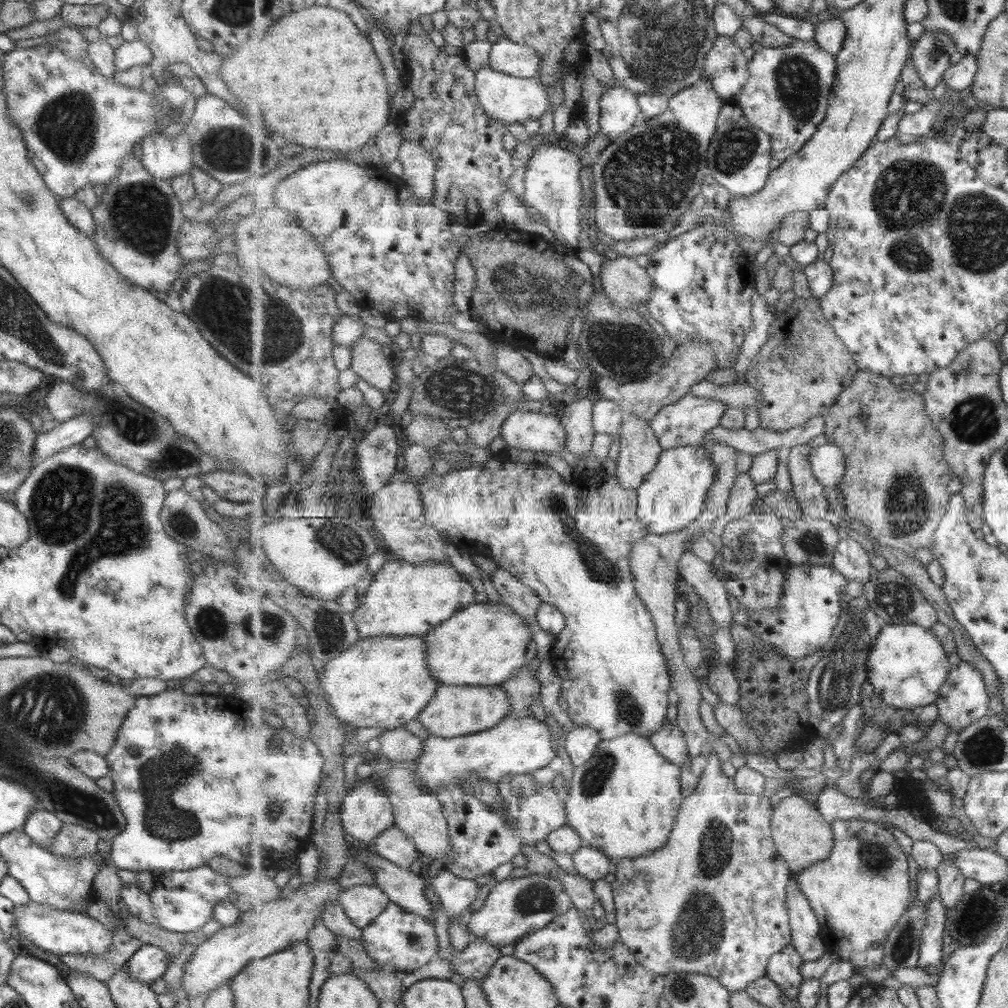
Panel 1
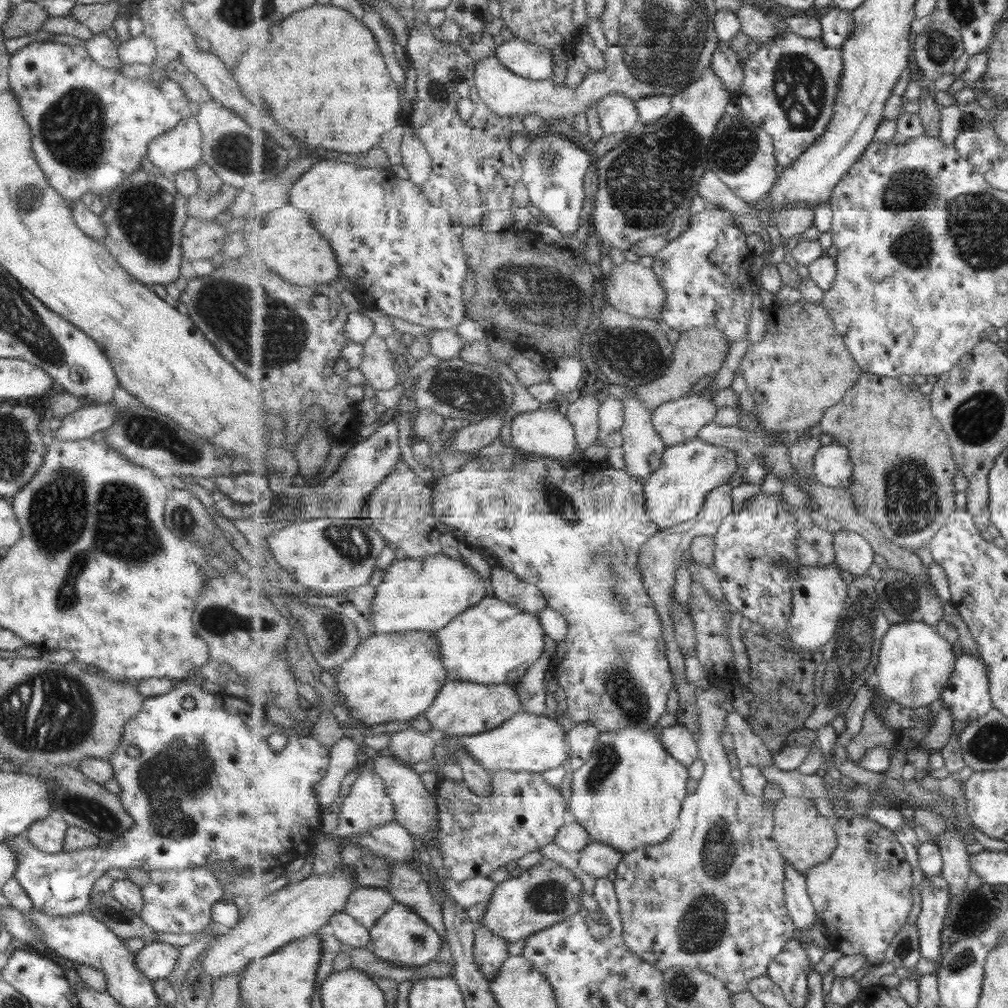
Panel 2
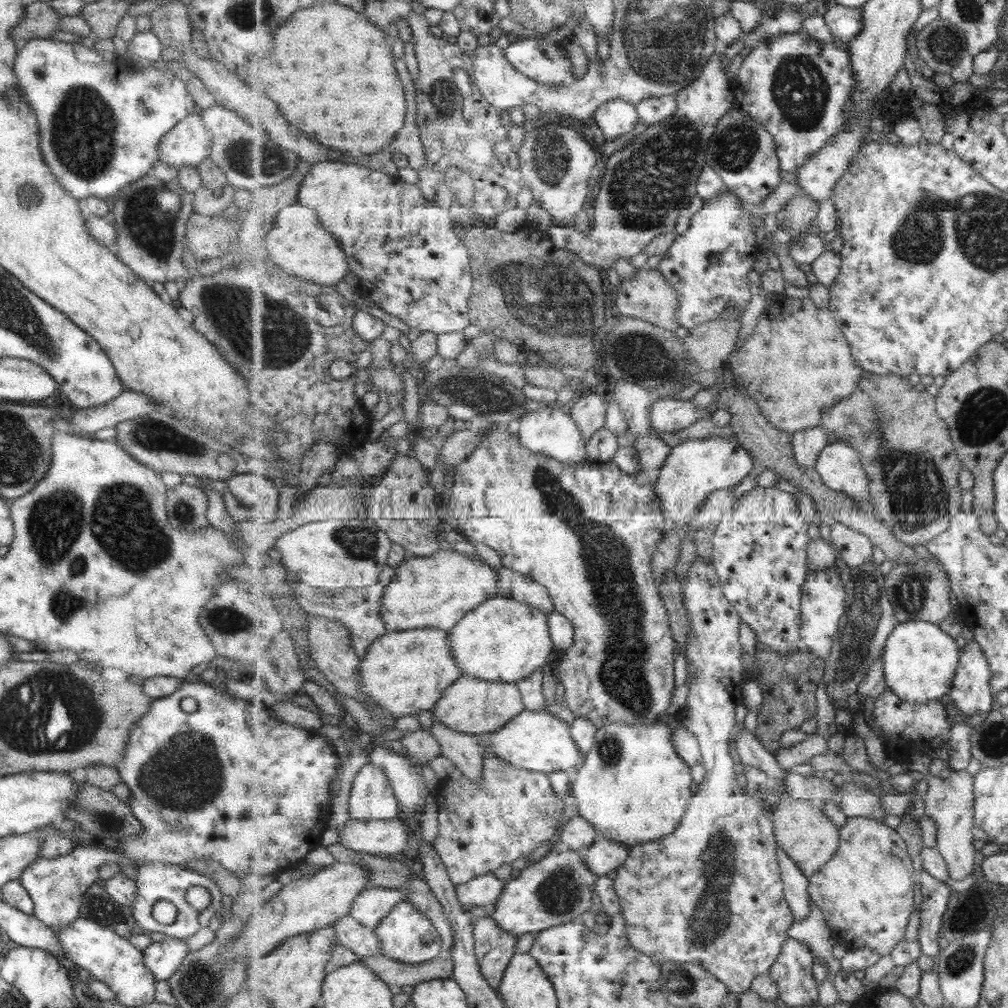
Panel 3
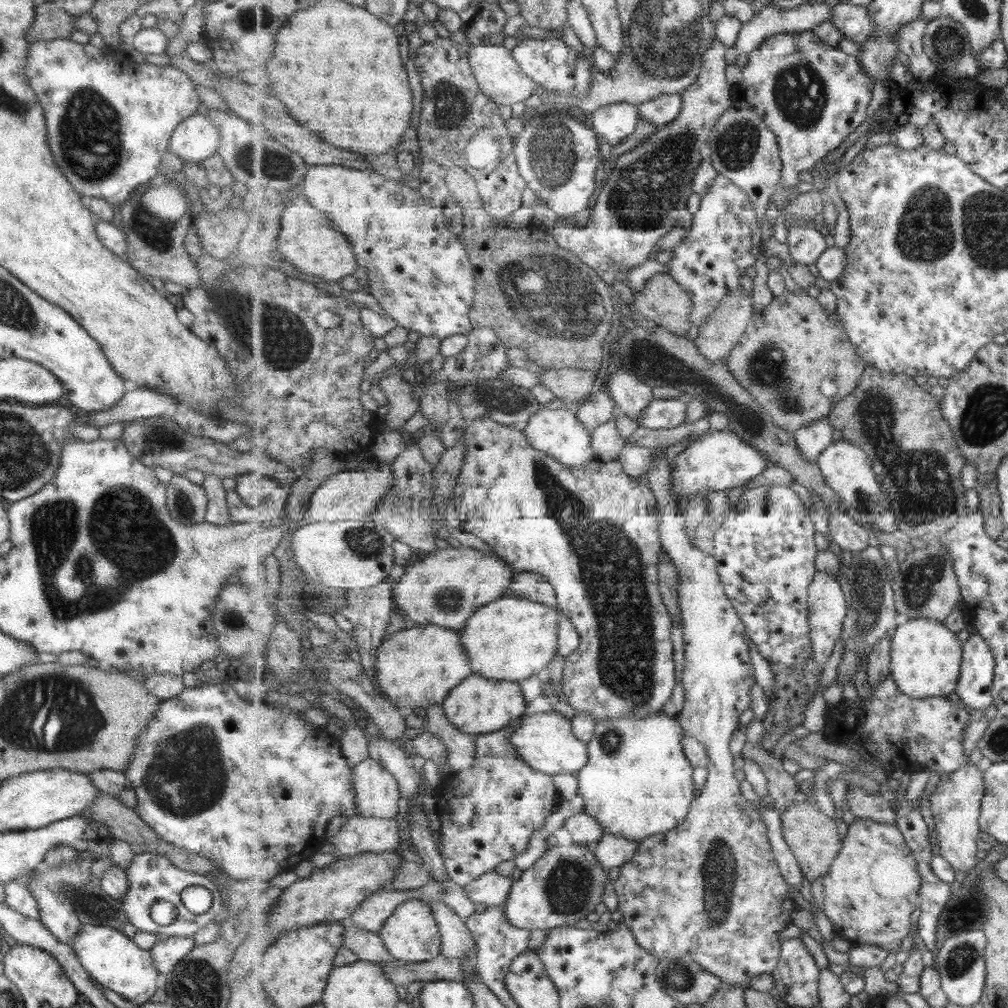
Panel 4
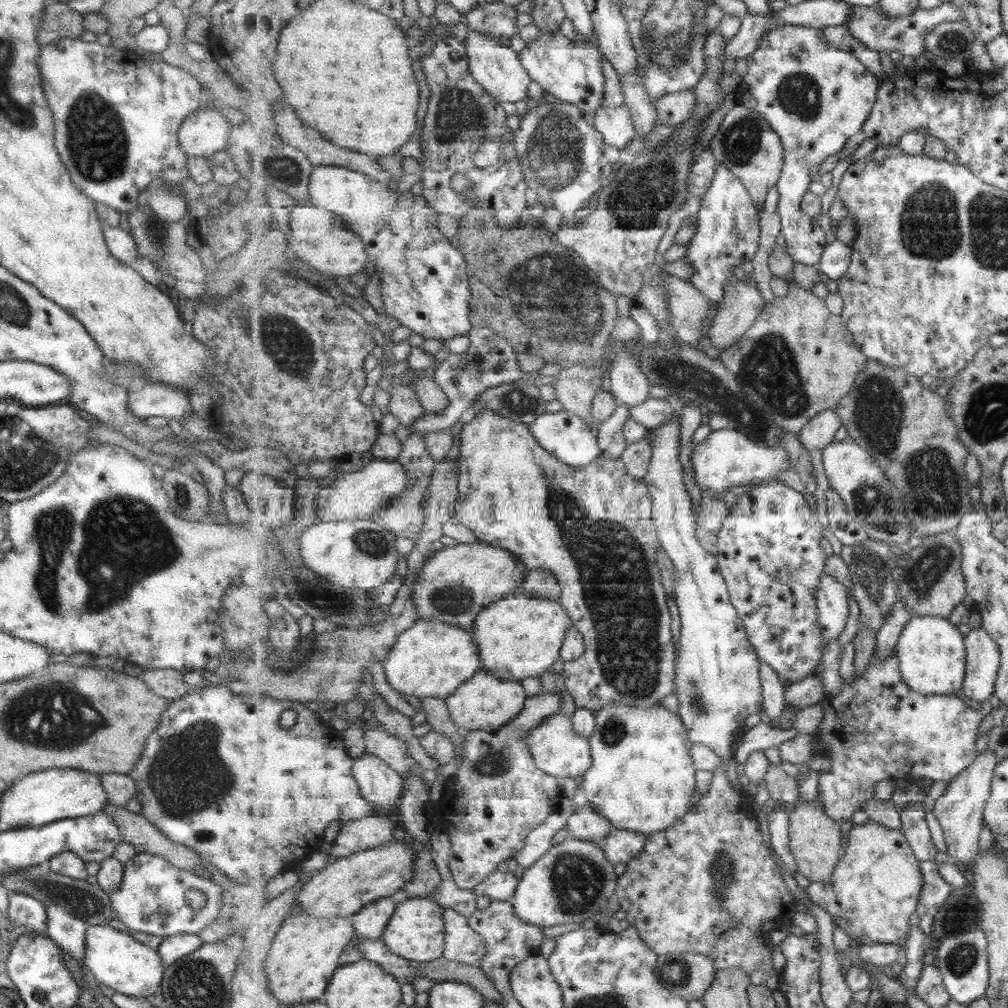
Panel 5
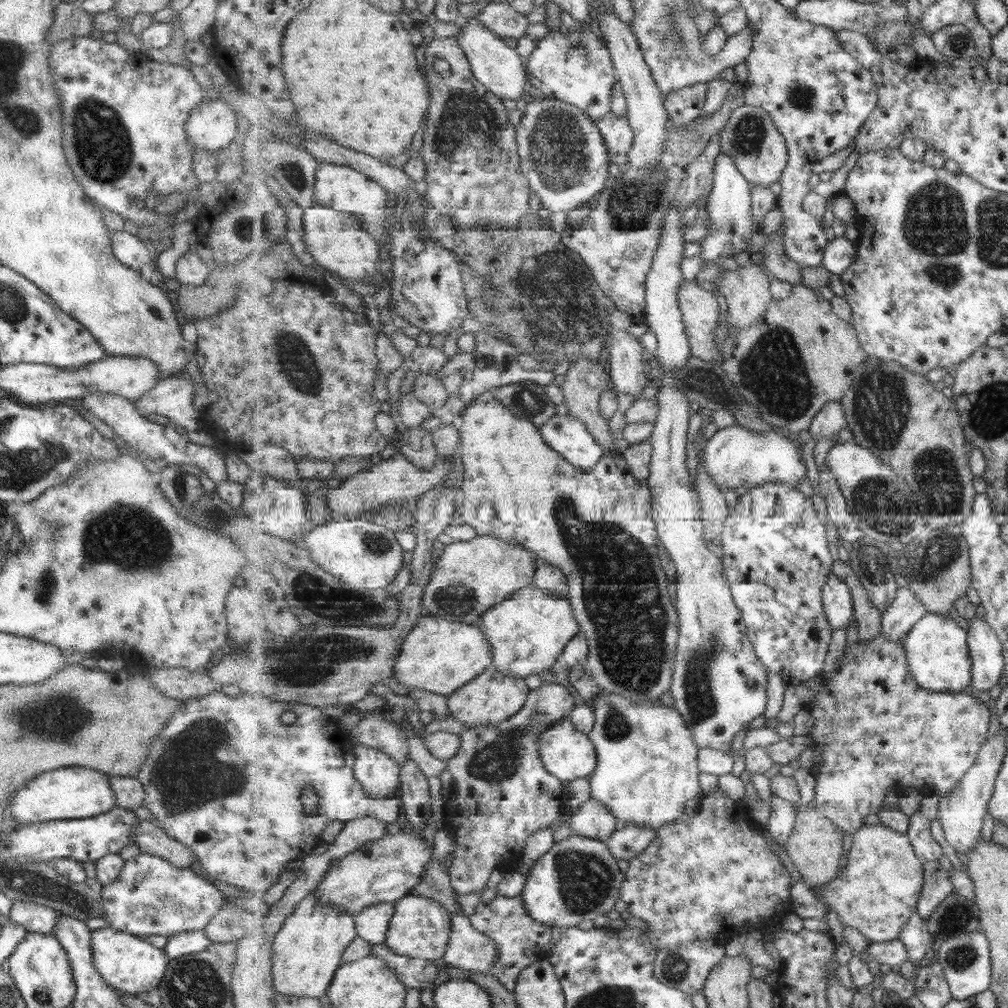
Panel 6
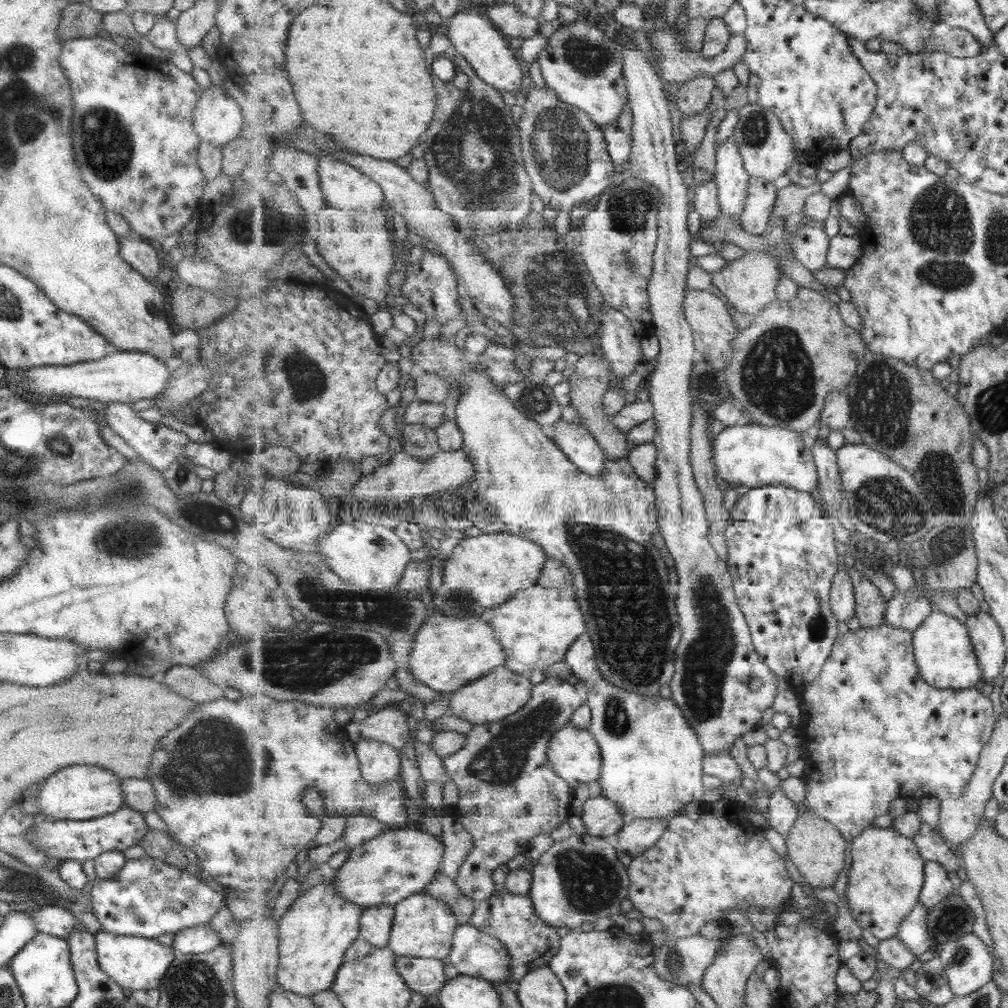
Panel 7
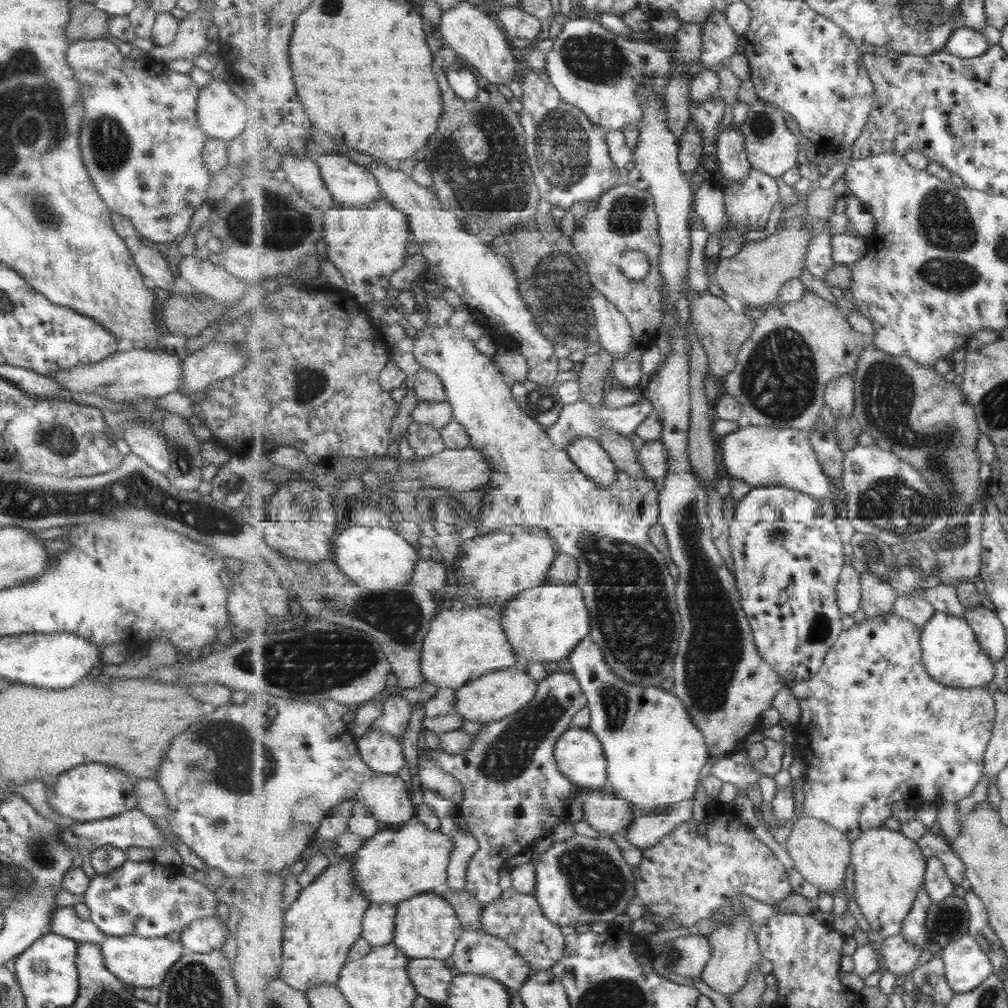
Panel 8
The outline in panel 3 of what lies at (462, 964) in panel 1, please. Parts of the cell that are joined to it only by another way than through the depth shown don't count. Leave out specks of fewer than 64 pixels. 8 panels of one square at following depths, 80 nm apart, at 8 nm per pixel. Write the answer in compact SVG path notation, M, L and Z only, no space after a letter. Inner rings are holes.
M486 910L483 917L471 915L471 918L474 924L476 955L482 973L489 984L498 990L502 985L506 968L517 954L515 946L519 936L499 926L491 910Z

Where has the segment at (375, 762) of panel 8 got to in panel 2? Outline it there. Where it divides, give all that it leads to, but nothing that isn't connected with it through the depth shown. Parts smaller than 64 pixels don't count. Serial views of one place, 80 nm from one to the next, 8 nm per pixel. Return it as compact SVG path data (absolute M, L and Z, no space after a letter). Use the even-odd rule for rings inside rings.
M373 768L371 771L365 769L365 771L359 772L349 794L340 803L339 809L339 824L331 834L343 839L345 843L354 834L373 830L376 826L383 826L388 822L395 821L396 815L393 799L387 792L386 782Z

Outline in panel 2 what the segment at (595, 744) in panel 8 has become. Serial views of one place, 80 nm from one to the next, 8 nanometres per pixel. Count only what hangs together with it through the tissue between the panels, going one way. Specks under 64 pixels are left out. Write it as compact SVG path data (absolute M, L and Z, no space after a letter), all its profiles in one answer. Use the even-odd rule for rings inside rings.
M523 712L515 714L515 717L505 722L499 728L488 730L486 733L463 735L456 738L458 744L462 744L491 774L491 770L512 770L513 772L529 771L542 773L552 768L566 766L563 762L570 760L570 744L567 740L567 732L561 728L558 720L550 720L547 716Z

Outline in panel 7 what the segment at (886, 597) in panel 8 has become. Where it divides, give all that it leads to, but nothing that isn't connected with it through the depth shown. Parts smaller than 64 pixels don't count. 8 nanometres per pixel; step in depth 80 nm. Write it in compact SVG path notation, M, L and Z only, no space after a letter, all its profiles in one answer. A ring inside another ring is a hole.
M854 567L846 569L847 573L851 574L851 579L854 580L855 584L855 597L858 599L856 617L860 622L860 627L877 628L883 625L889 601L883 597L879 587L861 571Z

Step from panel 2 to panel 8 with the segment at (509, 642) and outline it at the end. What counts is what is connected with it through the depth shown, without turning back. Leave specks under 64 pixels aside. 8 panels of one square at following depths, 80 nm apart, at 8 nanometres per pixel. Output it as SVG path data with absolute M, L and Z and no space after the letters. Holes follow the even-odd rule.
M546 584L537 586L530 590L523 590L517 594L514 600L507 602L504 607L499 608L501 625L505 629L519 661L515 666L519 670L527 671L530 664L541 664L547 662L559 662L563 658L568 659L574 653L575 646L579 646L583 638L591 632L591 611L587 609L587 603L583 598L583 591L575 584Z

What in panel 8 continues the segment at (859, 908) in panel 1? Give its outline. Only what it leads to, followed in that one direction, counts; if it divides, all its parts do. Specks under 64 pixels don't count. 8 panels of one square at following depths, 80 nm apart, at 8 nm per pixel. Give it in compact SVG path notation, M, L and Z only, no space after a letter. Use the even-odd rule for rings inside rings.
M887 827L869 829L852 841L854 900L872 930L877 931L883 939L898 935L902 931L906 916L914 908L918 894L926 884L927 862L928 859L923 855L919 843L901 830L890 830Z

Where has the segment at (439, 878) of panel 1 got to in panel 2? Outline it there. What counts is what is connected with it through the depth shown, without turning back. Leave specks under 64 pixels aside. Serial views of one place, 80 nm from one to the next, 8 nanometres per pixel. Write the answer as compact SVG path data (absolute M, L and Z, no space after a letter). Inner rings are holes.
M445 875L444 892L466 909L478 902L487 905L492 900L494 890L499 883L489 880L487 876L478 876L459 882Z

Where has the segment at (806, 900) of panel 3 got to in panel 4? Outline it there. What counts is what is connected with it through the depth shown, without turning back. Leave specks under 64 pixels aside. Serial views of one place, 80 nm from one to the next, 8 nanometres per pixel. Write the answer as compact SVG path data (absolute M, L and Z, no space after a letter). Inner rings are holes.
M762 808L761 813L767 821L769 838L771 839L775 858L780 866L782 875L786 878L789 887L796 886L796 888L800 888L806 878L798 864L797 858L790 849L789 843L785 840L782 829L782 814L775 808L772 810Z

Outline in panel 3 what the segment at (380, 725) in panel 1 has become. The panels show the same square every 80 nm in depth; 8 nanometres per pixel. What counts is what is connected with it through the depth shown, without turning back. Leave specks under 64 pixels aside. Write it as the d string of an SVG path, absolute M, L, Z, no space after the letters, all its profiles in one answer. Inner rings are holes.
M425 627L393 631L377 638L369 654L360 660L362 692L368 694L376 706L393 713L393 717L416 716L416 712L432 712L443 693L459 680L462 670L455 662L451 635L446 630Z

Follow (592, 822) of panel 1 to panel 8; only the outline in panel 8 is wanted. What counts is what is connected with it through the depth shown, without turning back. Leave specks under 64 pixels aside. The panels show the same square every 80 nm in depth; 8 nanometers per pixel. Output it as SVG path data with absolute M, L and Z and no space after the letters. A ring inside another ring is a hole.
M589 636L575 646L568 660L572 666L571 672L587 695L587 707L592 717L589 730L598 735L603 743L608 764L608 788L614 795L632 802L639 814L643 815L666 812L677 802L695 798L703 766L711 754L703 730L693 723L683 701L671 690L664 690L660 686L637 686L621 678L612 671L603 651Z

